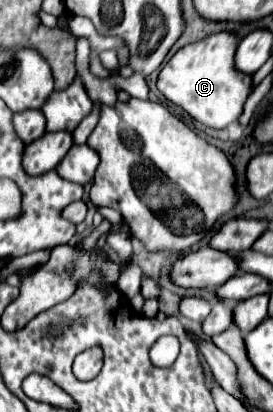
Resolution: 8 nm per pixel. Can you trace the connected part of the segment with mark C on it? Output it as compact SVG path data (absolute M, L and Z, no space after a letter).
M223 30L179 48L159 72L159 92L209 128L227 128L231 122L237 122L243 114L245 100L253 92L253 76L241 74L235 68L235 50L239 42L239 34Z

